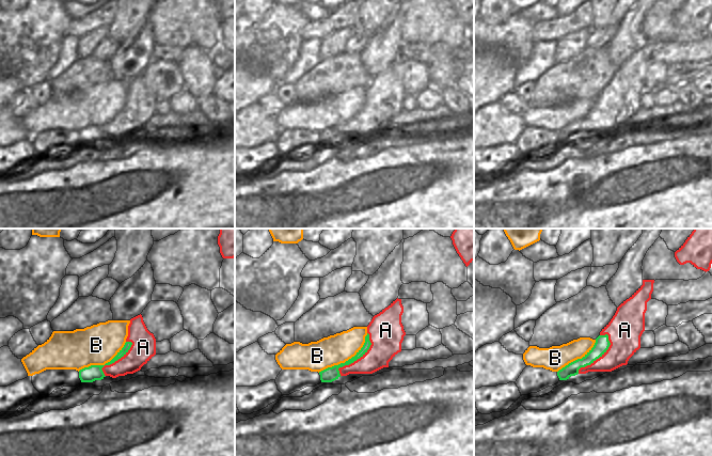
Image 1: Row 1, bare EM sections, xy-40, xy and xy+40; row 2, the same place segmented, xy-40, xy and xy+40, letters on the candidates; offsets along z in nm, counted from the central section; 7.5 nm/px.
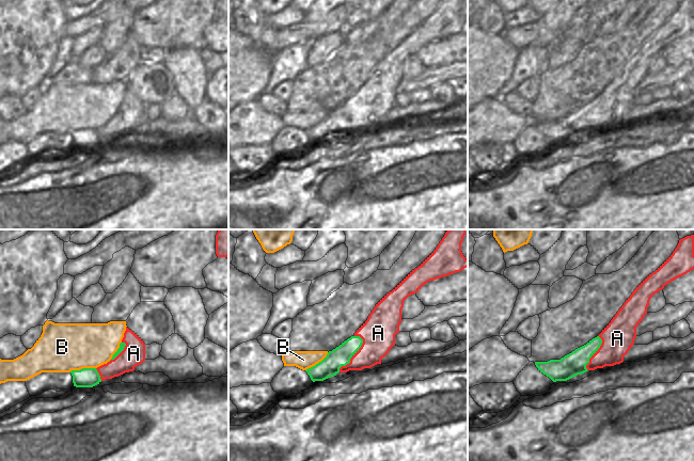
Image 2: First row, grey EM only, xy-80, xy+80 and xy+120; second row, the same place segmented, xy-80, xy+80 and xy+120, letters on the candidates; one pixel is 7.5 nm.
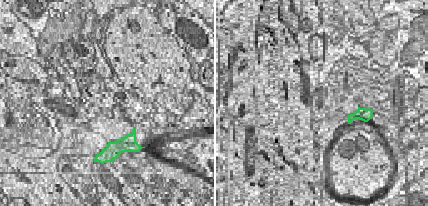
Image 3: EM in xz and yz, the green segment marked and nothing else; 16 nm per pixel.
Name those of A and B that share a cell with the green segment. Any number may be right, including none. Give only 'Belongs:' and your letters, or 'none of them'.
Belongs: none of them

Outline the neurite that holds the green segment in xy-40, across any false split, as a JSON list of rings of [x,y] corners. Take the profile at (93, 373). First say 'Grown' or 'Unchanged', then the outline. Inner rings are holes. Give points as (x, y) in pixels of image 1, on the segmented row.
Unchanged. [[[91,365],[79,371],[79,378],[81,382],[93,382],[95,380],[101,380],[106,376],[102,372],[105,365]]]

